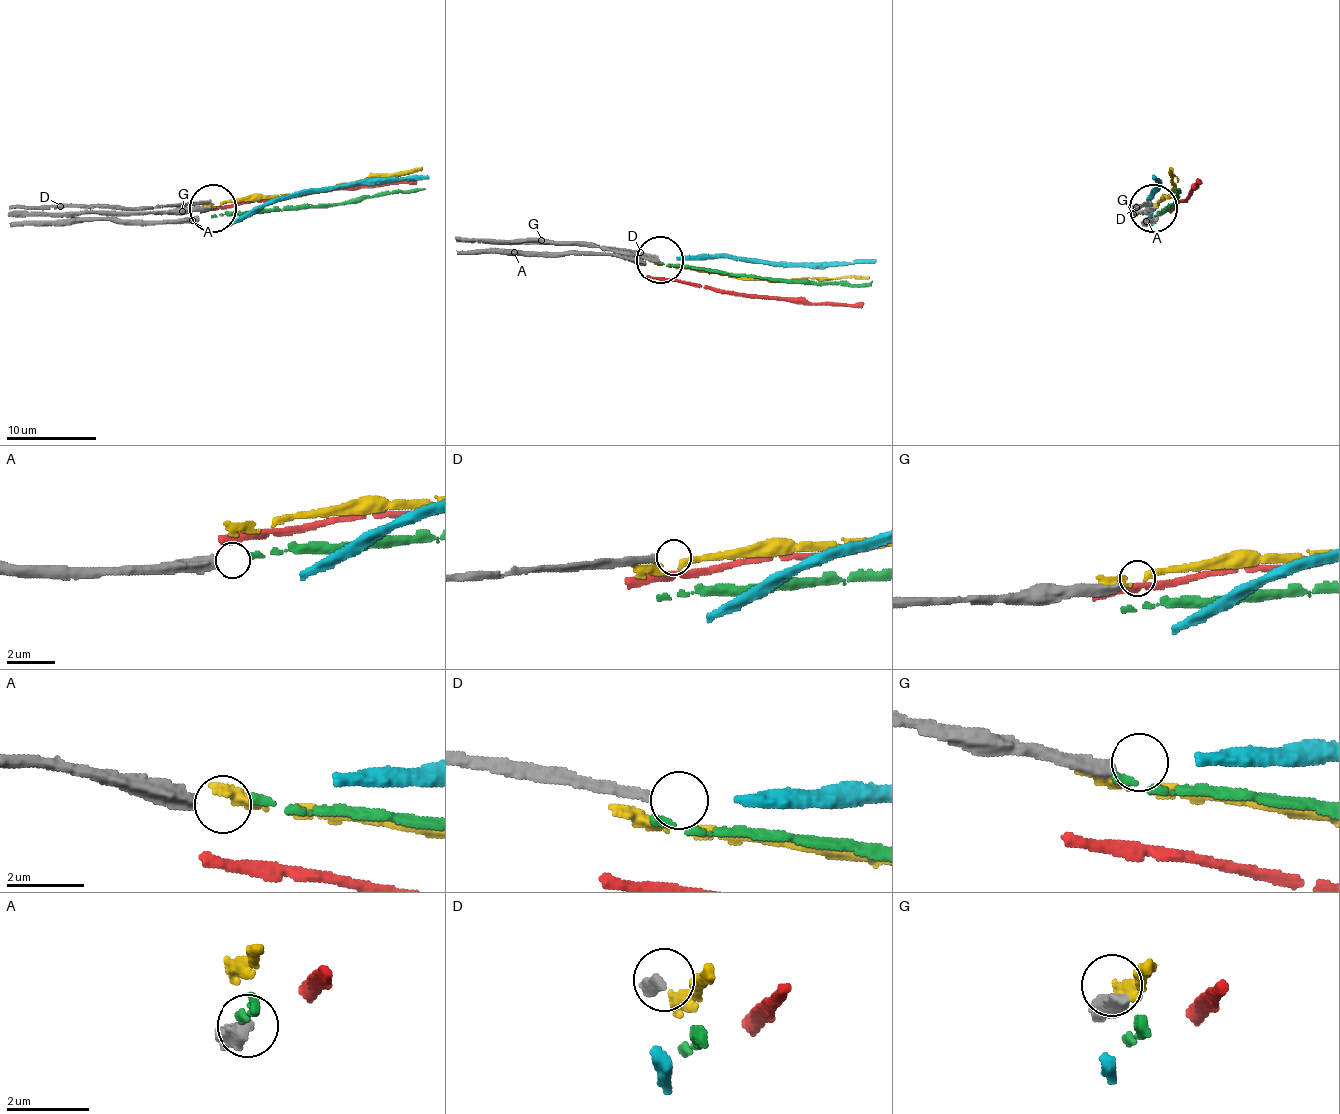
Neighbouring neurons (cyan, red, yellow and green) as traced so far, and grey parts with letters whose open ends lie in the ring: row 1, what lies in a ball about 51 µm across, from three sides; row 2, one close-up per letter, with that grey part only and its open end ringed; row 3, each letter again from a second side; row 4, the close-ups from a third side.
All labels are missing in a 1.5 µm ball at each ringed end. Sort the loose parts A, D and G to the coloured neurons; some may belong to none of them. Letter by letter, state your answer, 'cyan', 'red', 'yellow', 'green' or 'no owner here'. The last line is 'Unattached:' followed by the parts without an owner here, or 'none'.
A: no owner here
D: no owner here
G: no owner here
Unattached: A, D, G

